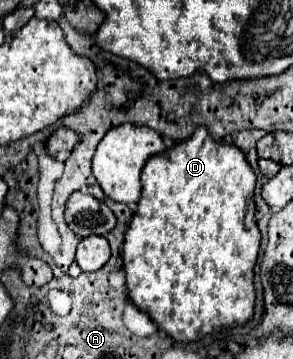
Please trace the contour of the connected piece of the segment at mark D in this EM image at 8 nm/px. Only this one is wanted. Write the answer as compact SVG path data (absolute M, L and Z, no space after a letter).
M199 127L191 139L185 143L177 143L173 149L163 151L161 155L151 157L151 161L143 167L141 173L141 199L139 199L139 209L131 219L131 225L127 229L127 241L123 243L121 259L123 259L123 271L125 271L125 285L127 285L127 295L133 301L133 305L147 313L155 323L159 331L165 331L171 339L179 343L195 343L213 331L223 331L229 327L241 327L247 321L253 319L255 311L255 285L253 285L253 269L257 263L257 253L259 253L259 243L261 243L261 233L255 221L255 201L253 201L253 189L255 189L255 173L245 161L245 155L235 147L227 145L223 141L215 141L207 135L205 127Z

